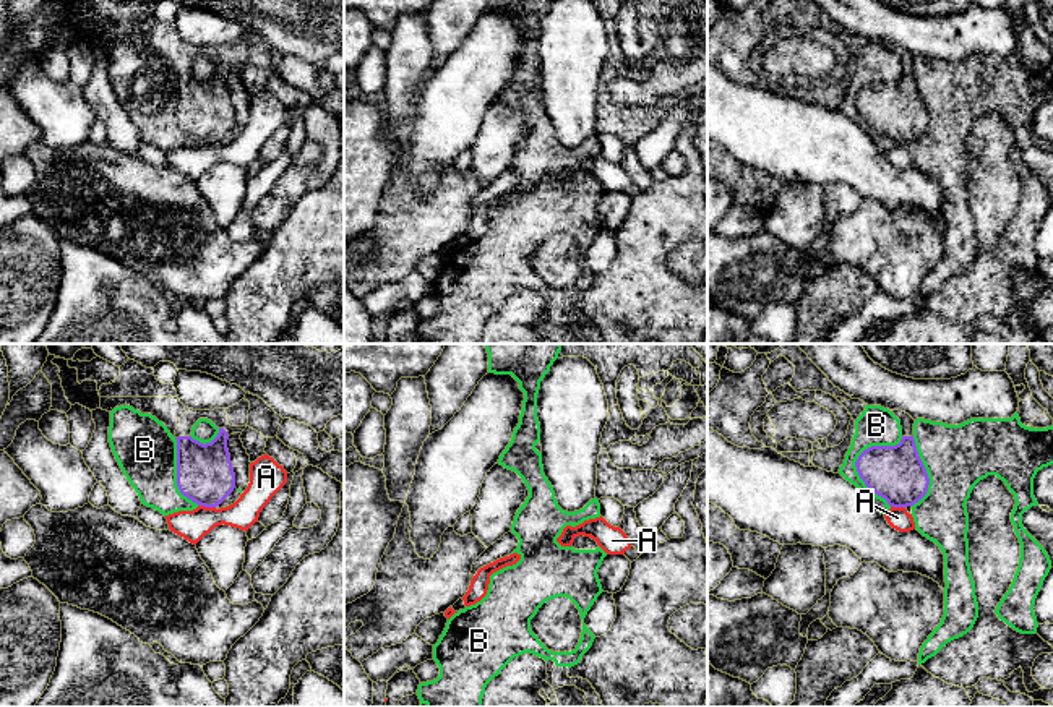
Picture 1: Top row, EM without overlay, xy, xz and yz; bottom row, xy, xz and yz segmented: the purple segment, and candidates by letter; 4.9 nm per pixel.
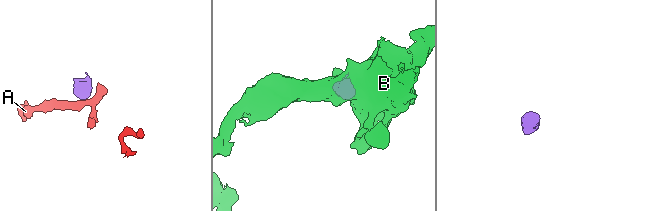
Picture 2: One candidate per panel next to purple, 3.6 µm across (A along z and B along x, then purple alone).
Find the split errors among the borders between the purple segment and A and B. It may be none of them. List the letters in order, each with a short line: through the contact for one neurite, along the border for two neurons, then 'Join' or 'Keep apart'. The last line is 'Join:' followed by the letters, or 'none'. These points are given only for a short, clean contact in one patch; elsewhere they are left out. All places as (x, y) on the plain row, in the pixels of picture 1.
A: Keep apart
B: Keep apart
Join: none

